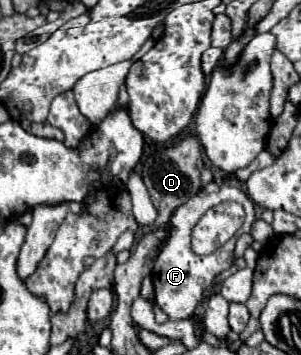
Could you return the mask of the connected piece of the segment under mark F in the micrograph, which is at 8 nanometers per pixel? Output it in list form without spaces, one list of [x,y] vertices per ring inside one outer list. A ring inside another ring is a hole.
[[[219,182],[207,184],[207,186],[205,186],[199,194],[195,194],[187,204],[179,206],[179,208],[173,212],[173,216],[171,216],[171,220],[169,220],[169,224],[171,224],[173,228],[171,228],[171,232],[169,232],[169,238],[167,238],[165,246],[161,248],[161,252],[159,252],[157,260],[155,260],[155,266],[153,266],[153,272],[151,272],[151,278],[153,278],[153,284],[155,284],[155,300],[159,302],[161,310],[163,310],[171,320],[185,320],[185,318],[191,318],[191,316],[195,314],[195,308],[197,308],[197,304],[201,302],[205,288],[211,286],[213,278],[215,278],[219,272],[231,268],[233,258],[235,258],[235,256],[233,256],[235,242],[237,242],[237,238],[239,238],[241,234],[245,234],[245,232],[251,230],[253,220],[255,220],[255,208],[253,208],[251,198],[249,198],[239,186],[223,184],[223,182],[221,182],[221,184],[219,184]],[[225,200],[239,202],[239,204],[245,208],[247,218],[245,218],[241,230],[237,232],[237,236],[233,236],[233,240],[231,240],[225,248],[221,248],[221,250],[217,250],[217,252],[209,254],[209,256],[197,256],[197,254],[191,250],[191,232],[193,232],[193,226],[201,220],[201,216],[205,214],[205,210],[209,210],[209,208],[213,208],[213,206],[225,202]]]

